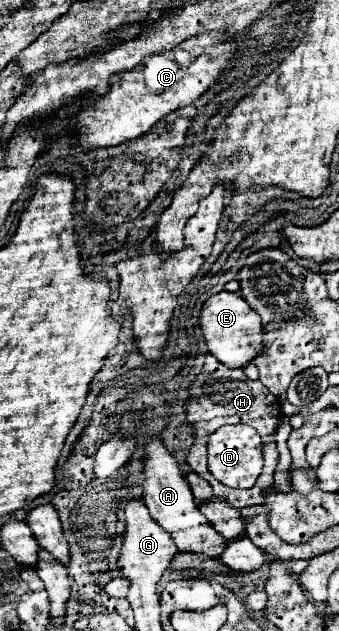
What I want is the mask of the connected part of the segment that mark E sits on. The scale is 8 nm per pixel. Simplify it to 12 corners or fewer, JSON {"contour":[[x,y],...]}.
{"contour":[[235,292],[213,294],[199,326],[227,368],[261,352],[261,318]]}

